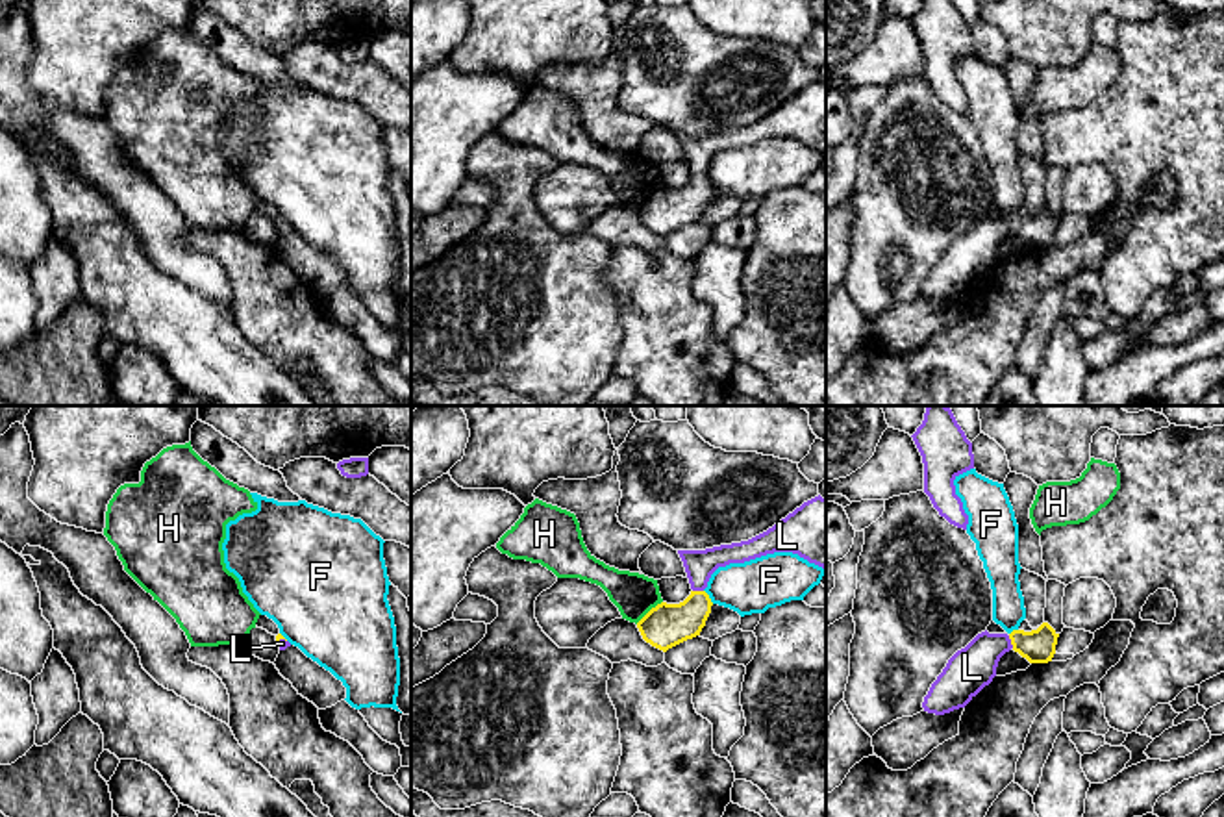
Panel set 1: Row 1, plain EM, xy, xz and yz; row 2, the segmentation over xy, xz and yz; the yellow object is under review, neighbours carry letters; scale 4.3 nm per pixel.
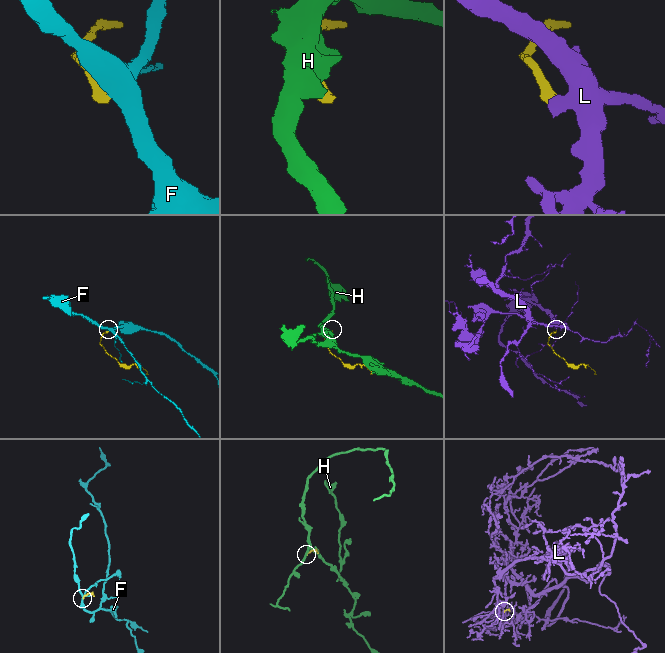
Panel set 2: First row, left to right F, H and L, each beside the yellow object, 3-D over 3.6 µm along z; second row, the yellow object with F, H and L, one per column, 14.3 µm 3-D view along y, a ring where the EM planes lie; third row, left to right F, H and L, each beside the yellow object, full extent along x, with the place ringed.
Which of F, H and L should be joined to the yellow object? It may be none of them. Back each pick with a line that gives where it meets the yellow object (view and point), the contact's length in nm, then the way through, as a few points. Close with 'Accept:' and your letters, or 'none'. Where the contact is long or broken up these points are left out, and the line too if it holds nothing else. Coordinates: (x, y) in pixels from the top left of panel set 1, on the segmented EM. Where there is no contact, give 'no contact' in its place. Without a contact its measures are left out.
L: contact yz (1011, 641); length 60 nm; way yz (1039, 645), (1011, 641), (995, 645), (973, 667)
Accept: L

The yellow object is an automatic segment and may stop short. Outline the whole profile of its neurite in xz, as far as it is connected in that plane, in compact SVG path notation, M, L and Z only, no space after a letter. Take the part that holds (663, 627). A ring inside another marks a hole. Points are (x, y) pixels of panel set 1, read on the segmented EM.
M826 498L804 502L767 532L741 543L706 550L678 550L691 595L680 604L661 602L652 608L637 628L646 643L668 648L700 635L711 613L711 598L704 591L711 574L730 563L744 563L774 552L793 552L826 571Z

